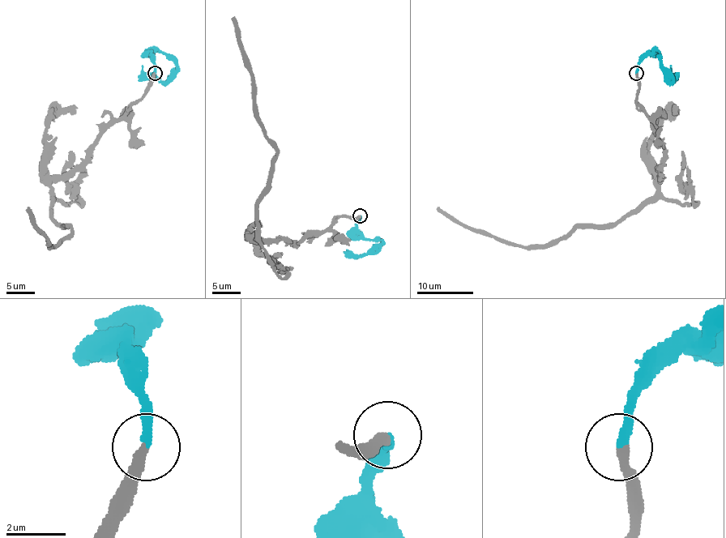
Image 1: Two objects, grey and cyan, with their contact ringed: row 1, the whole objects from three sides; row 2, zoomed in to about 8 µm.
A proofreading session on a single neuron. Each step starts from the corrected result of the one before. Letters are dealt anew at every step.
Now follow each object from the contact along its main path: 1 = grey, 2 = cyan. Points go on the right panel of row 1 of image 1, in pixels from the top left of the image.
1: (636, 73), (637, 104), (663, 149), (659, 181), (616, 222), (525, 245), (437, 207)
2: (636, 73), (637, 64), (655, 50), (659, 54), (663, 70), (674, 81), (670, 66)

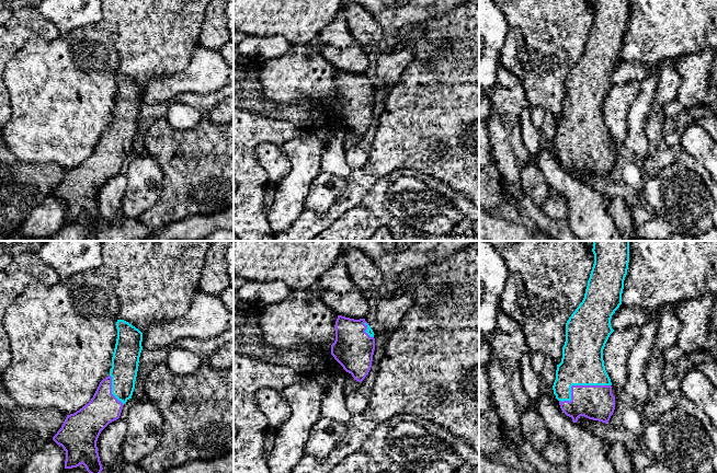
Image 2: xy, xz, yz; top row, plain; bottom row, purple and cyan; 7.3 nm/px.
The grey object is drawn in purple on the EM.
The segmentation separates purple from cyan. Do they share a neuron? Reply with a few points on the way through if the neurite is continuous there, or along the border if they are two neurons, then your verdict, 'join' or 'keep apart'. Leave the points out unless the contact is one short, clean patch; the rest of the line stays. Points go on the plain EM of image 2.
join

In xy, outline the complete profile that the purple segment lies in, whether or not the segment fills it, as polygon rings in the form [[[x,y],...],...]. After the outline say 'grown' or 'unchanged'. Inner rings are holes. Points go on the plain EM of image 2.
[[[117,74],[117,93],[110,130],[103,134],[91,155],[67,170],[53,195],[66,206],[65,223],[83,219],[94,232],[103,224],[96,196],[101,186],[120,173],[123,160],[132,153],[143,104],[143,88]]]; grown

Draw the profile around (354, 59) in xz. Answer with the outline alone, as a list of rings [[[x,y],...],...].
[[[327,45],[321,47],[321,54],[338,70],[354,74],[364,73],[368,65],[368,56],[360,45],[346,48]]]

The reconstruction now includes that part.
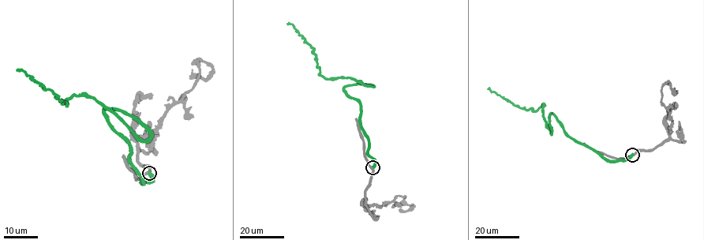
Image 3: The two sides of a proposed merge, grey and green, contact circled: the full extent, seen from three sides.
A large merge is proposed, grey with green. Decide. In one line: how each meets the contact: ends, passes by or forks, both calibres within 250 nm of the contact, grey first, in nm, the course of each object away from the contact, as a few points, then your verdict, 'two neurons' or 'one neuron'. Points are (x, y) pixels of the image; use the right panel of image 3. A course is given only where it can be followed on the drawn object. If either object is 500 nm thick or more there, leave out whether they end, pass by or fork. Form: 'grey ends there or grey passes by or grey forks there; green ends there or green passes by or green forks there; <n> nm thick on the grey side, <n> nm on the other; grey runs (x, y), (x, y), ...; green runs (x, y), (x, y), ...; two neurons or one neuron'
500 nm thick on the grey side, 750 nm on the other; grey runs (632, 155), (652, 151), (668, 138), (671, 118), (661, 103), (661, 91), (668, 81), (675, 94), (674, 88); green runs (632, 155), (604, 160), (575, 142), (551, 114), (552, 133), (544, 105), (520, 108), (488, 88); two neurons

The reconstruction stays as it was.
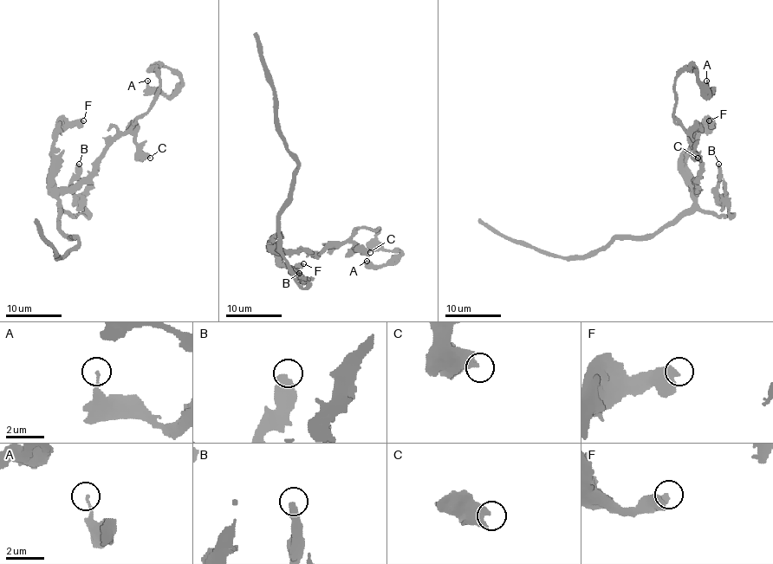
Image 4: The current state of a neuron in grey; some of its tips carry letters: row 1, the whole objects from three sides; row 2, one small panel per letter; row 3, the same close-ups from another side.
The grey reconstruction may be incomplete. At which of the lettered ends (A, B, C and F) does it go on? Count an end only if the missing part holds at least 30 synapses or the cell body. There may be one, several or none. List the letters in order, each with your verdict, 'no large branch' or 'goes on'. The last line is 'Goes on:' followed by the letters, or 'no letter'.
A: no large branch
B: no large branch
C: no large branch
F: no large branch
Goes on: no letter

